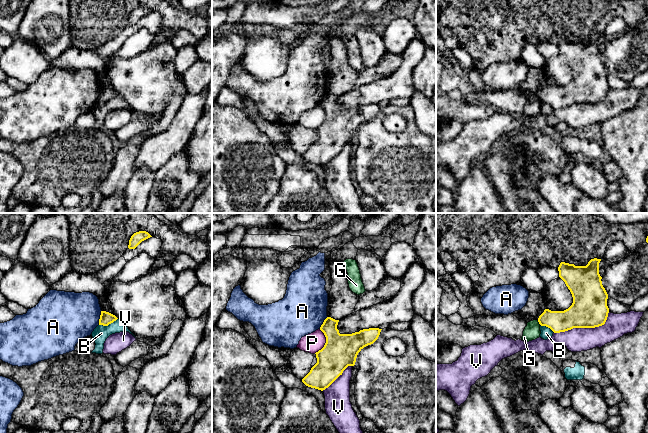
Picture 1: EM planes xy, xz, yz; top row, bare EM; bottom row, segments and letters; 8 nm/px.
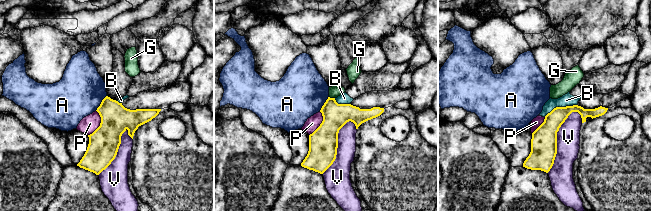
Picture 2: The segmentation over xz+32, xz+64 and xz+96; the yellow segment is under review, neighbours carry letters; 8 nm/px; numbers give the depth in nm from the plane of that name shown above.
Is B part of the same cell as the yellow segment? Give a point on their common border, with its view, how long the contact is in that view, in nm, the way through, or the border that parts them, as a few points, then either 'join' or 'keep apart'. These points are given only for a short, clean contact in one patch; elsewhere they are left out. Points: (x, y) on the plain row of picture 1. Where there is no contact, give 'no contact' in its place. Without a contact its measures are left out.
xy (108, 100) | 160 nm | along xy (117, 94), (107, 101), (99, 101) | keep apart

